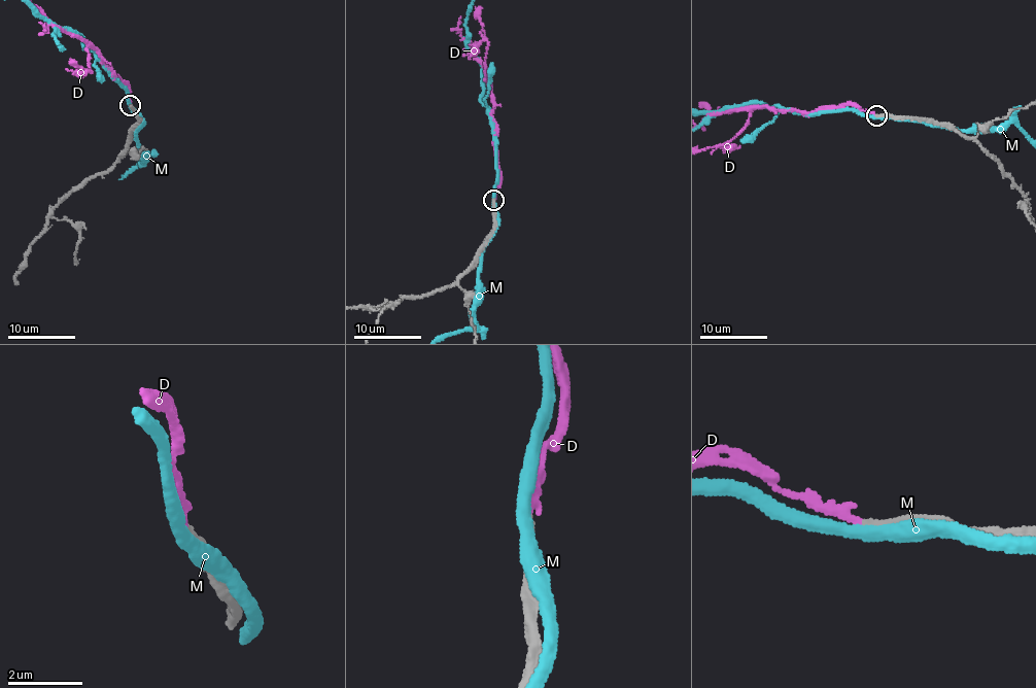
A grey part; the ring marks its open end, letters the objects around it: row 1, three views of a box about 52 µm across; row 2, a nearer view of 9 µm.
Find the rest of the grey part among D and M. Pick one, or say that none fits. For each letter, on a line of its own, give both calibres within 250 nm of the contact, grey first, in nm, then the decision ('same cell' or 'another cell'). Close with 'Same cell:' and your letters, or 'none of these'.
D: calibres 240 and 200 nm; same cell
M: calibres 280 and 420 nm; another cell
Same cell: D

